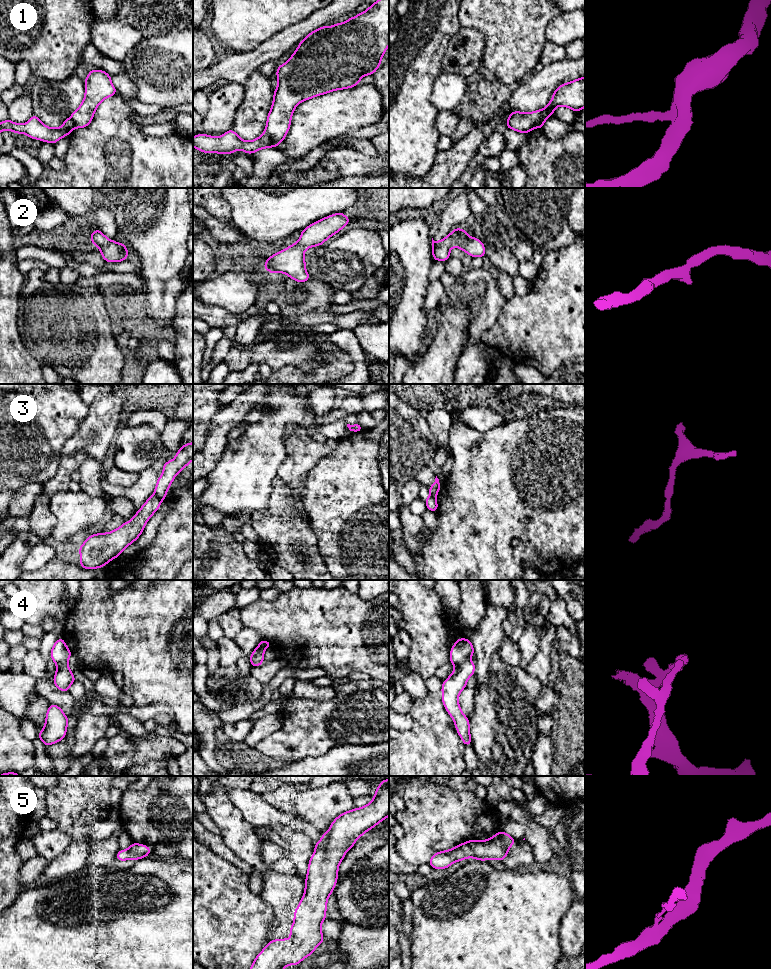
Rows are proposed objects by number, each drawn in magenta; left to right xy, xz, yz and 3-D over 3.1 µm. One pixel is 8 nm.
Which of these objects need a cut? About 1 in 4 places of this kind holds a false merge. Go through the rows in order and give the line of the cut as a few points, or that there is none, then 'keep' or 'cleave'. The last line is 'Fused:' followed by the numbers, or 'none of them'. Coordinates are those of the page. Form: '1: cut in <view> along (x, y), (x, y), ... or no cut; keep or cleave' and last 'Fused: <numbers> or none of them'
1: cut in xz along (265, 131), (271, 140), (272, 146); cleave
2: no cut; keep
3: cut in xy along (154, 493), (161, 500); cleave
4: cut in yz along (469, 658), (454, 665); cleave
5: no cut; keep
Fused: 1, 3, 4

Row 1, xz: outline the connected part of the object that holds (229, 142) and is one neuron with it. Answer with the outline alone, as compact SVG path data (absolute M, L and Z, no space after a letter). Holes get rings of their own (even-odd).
M230 129L221 137L213 137L204 133L193 137L193 147L204 153L231 154L237 150L252 154L258 150L272 147L272 140L263 132L262 135L252 141L244 141L234 130Z

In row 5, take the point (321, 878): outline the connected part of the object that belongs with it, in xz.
M389 779L380 782L373 800L361 807L340 814L331 823L329 831L322 834L321 840L314 844L315 853L311 856L305 877L305 891L299 906L294 911L294 922L290 928L290 939L275 939L256 956L250 969L284 969L287 965L298 965L304 958L314 953L316 947L324 942L321 924L326 919L327 900L333 892L338 878L338 867L345 852L364 833L389 816Z

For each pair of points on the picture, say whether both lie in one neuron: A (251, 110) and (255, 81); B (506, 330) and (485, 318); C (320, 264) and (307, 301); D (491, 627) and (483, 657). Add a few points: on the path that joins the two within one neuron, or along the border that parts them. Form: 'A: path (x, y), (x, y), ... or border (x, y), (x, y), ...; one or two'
A: path (255, 103), (255, 88); one
B: border (505, 302), (498, 319), (481, 335), (482, 343); two
C: border (319, 280), (337, 289); two
D: path (489, 634), (483, 650); one

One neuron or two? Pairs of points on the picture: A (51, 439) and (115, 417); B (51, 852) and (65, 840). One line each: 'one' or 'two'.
A: two
B: one

